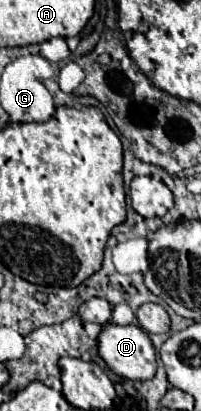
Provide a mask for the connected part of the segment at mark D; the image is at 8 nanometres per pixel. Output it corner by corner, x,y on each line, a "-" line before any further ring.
105,325
99,335
99,355
123,379
147,381
155,375
155,349
137,325

